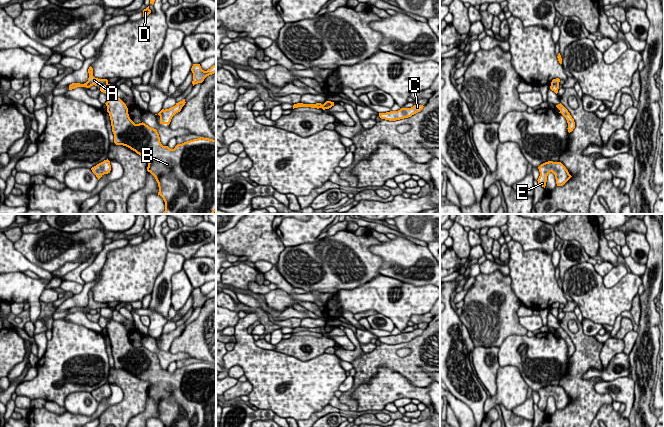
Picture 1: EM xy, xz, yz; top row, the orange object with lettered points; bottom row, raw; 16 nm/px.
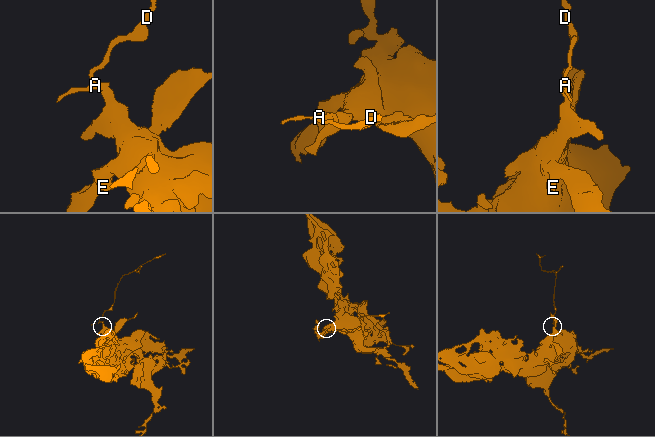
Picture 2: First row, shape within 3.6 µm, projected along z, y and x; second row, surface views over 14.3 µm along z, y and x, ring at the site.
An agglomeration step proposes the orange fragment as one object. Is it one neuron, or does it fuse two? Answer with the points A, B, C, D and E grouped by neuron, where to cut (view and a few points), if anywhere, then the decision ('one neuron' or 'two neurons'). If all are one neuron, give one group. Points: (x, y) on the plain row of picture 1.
A D / B C E | xy (107, 306), (100, 309) | two neurons

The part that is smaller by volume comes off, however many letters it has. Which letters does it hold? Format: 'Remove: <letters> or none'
Remove: A, D

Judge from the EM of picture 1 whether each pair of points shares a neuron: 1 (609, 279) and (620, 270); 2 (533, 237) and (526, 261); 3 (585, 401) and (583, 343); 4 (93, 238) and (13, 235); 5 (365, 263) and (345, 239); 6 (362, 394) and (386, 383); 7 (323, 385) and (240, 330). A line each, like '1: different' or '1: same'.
1: same
2: different
3: same
4: different
5: same
6: same
7: same

